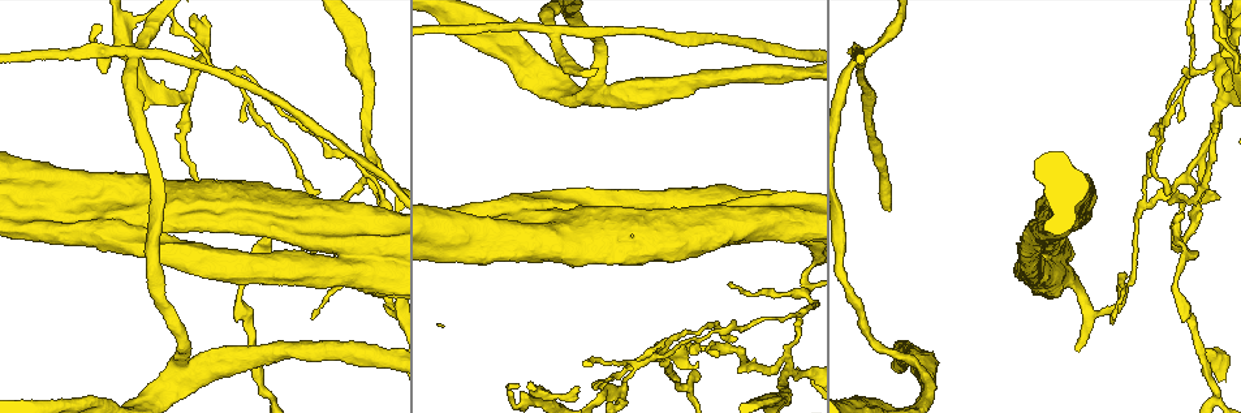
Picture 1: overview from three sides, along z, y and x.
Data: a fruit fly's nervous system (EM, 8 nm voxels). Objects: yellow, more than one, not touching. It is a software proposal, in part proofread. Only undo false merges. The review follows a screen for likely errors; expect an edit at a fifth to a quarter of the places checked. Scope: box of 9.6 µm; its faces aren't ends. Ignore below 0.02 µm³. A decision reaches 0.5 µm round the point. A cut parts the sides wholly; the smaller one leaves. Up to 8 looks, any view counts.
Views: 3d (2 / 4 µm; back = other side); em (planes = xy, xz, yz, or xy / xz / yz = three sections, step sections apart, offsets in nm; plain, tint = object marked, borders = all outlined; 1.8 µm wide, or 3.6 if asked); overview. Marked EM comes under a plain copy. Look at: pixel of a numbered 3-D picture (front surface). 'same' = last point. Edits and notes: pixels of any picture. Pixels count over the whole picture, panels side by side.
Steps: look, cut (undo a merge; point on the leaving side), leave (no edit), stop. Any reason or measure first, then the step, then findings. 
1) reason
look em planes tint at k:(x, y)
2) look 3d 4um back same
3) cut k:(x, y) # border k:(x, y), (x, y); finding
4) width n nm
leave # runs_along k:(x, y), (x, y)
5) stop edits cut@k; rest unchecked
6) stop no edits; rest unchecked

three arms meet
look em yz step 4 tint at 1:(1183, 176)

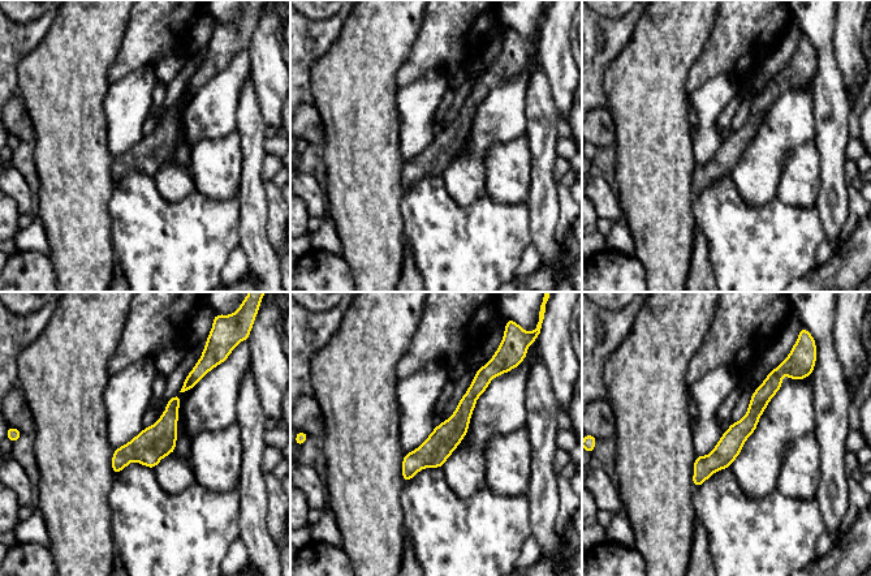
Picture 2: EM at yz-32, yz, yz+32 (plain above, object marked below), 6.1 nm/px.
cut it another way
look em planes tint same

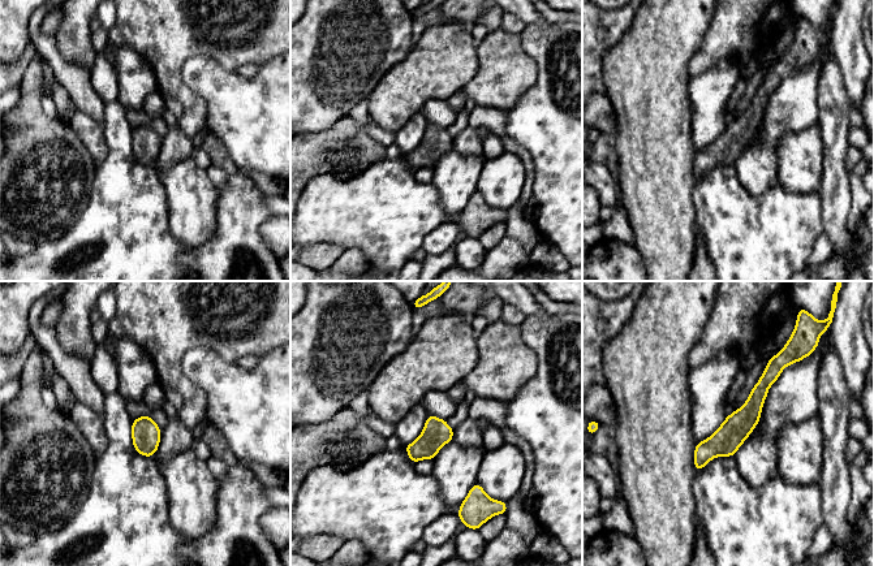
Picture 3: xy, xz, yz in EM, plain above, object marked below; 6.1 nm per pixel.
leave # runs_along 3:(778, 367), (750, 411), (698, 466); all the same cell

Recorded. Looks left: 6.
abrupt turn
look em planes tint at 1:(1211, 67)

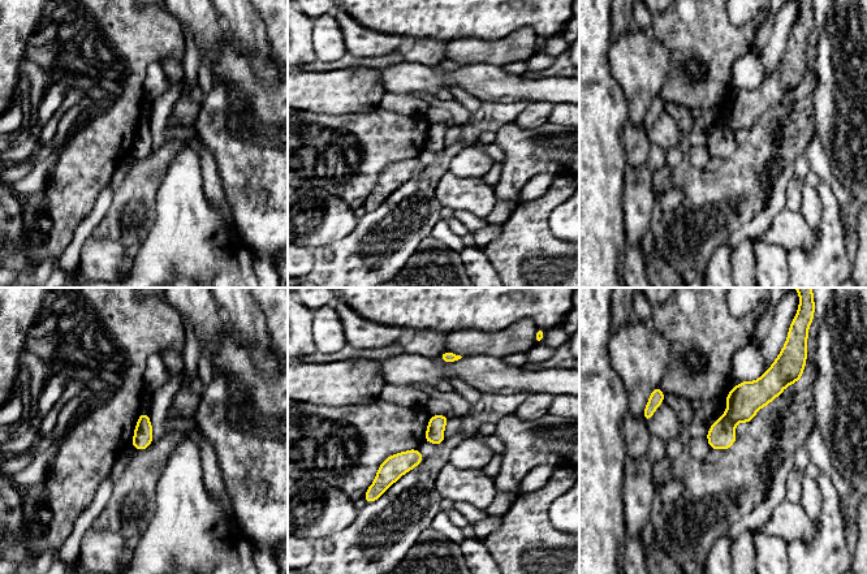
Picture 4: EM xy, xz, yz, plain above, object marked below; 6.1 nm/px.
cut 4:(743, 401) # border 4:(725, 413), (734, 424); a second cell is stuck on

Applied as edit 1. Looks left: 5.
four arms meet
look em planes tint at 1:(552, 26)

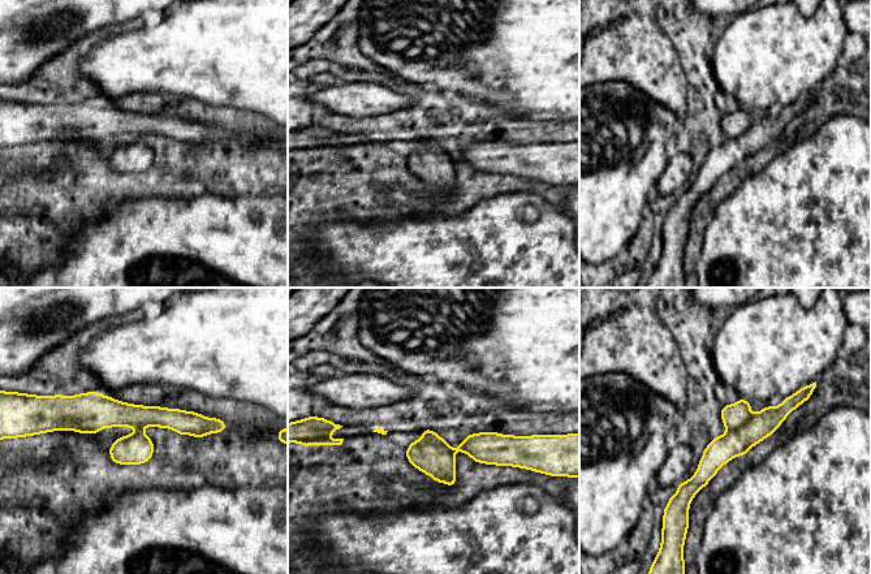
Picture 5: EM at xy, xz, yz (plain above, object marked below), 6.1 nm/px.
cut 5:(733, 415) # part_leaving 5:(65, 419), (163, 417), (220, 427); a second cell is stuck on

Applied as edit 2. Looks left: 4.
stop edits cut@4, cut@5; rest unchecked

